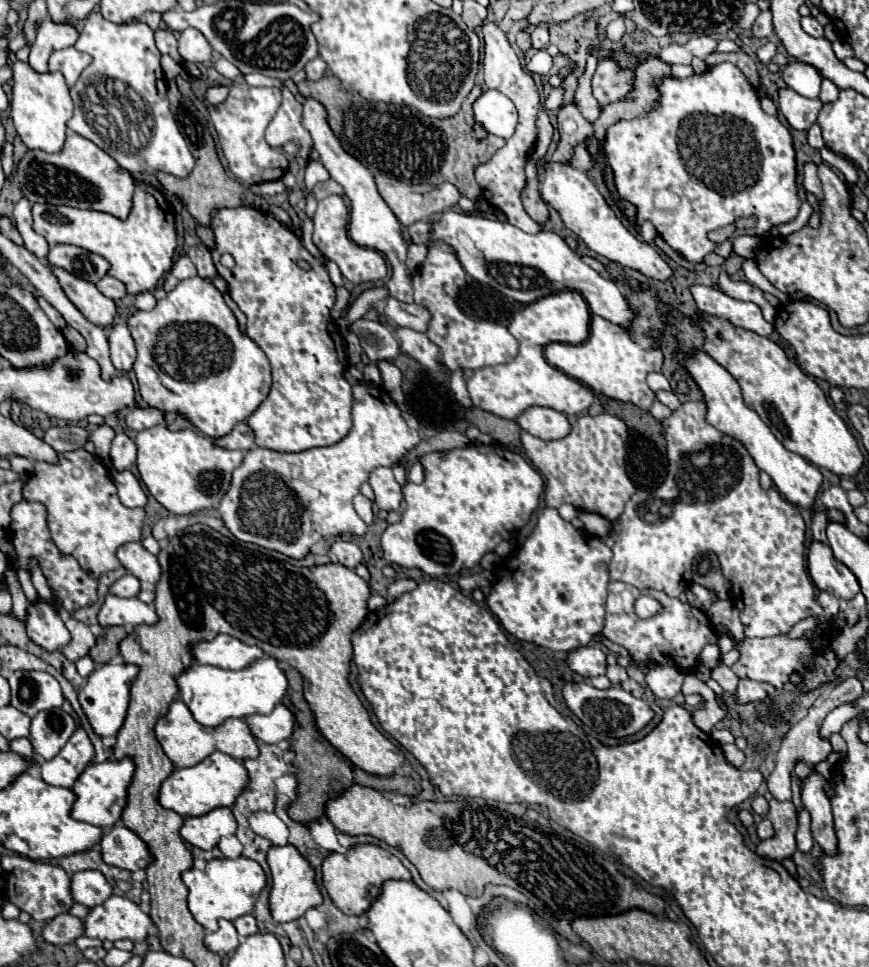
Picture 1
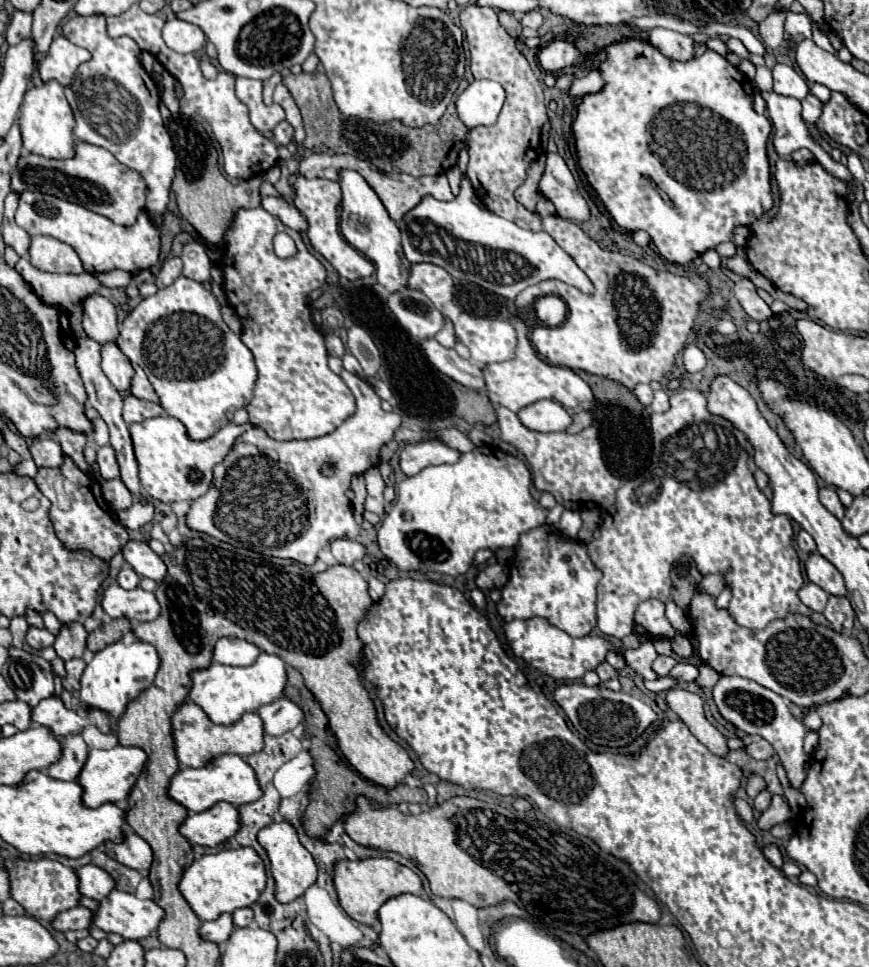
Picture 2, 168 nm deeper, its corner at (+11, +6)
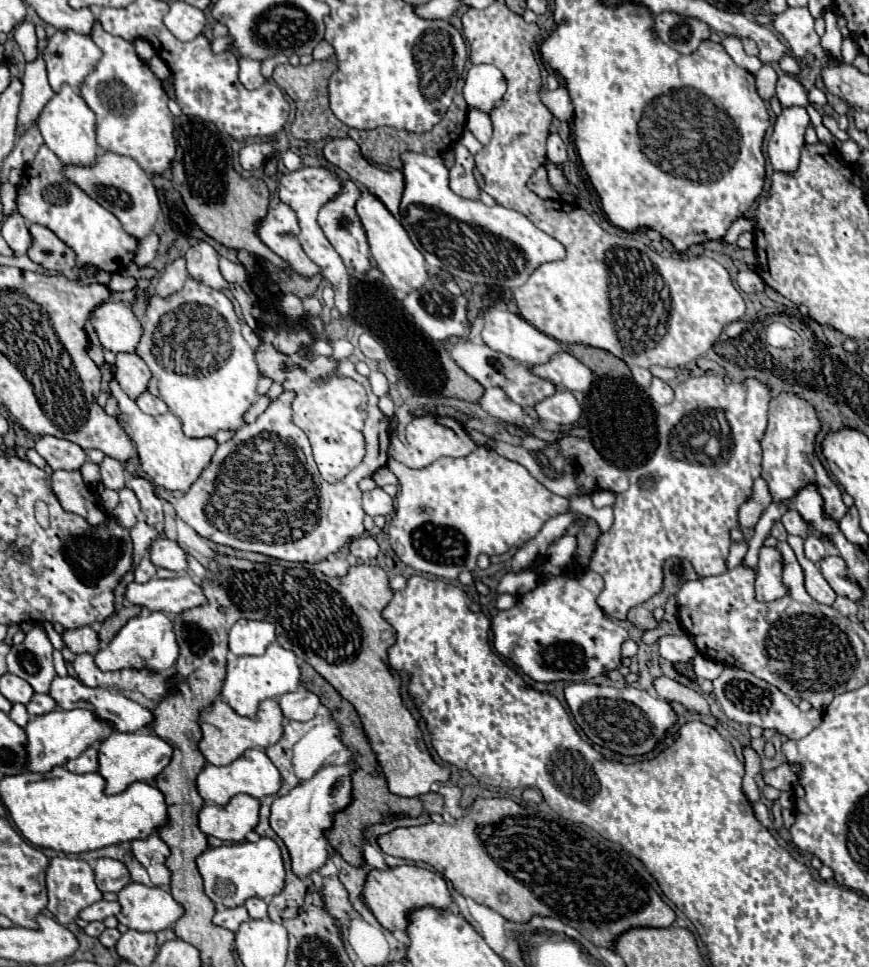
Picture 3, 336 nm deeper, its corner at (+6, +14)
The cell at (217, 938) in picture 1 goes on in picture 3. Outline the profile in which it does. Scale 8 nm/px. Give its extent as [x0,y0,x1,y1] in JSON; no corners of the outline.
[213,906,249,932]

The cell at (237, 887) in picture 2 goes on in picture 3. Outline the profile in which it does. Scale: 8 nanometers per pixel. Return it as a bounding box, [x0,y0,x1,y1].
[197,838,285,908]

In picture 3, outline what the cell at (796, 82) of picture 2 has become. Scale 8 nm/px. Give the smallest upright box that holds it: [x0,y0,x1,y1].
[777,74,840,145]

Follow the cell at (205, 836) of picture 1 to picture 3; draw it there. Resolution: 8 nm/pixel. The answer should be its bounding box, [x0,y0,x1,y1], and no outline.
[199,794,261,842]

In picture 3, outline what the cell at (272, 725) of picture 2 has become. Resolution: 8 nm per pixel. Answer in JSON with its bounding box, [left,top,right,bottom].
[279,688,321,722]

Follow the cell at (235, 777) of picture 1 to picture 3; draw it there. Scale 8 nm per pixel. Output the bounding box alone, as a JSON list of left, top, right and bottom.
[197,748,283,806]

